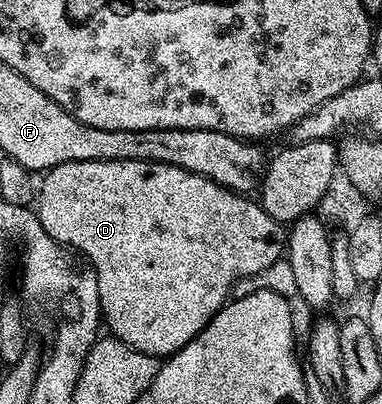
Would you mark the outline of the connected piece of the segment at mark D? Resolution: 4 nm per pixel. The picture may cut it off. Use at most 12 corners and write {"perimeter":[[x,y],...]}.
{"perimeter":[[65,161],[36,212],[105,328],[157,359],[283,260],[257,200],[155,161]]}

